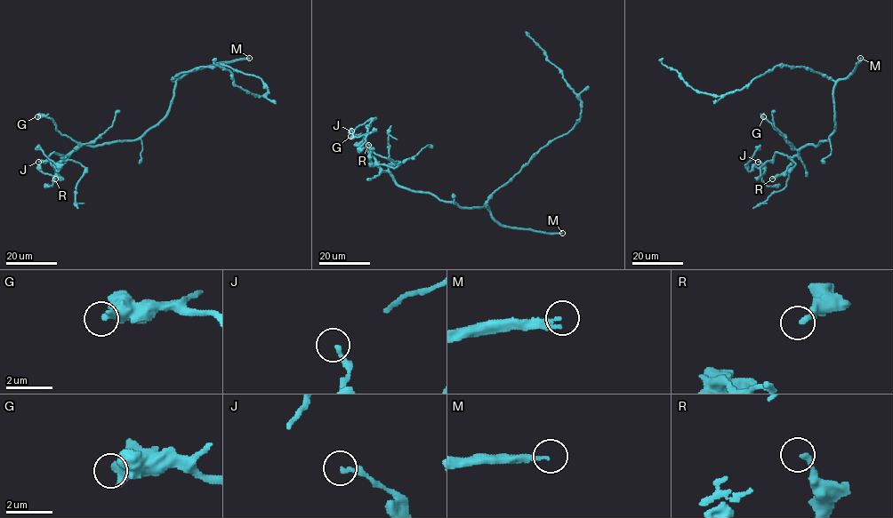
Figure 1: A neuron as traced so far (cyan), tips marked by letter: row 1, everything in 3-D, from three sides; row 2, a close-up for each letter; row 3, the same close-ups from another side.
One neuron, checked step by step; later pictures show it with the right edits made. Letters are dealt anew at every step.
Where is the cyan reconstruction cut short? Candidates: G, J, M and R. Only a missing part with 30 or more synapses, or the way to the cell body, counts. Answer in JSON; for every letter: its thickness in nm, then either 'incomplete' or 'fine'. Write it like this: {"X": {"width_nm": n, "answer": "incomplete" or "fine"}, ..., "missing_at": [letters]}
{"G": {"width_nm": 550, "answer": "fine"}, "J": {"width_nm": 200, "answer": "fine"}, "M": {"width_nm": 220, "answer": "incomplete"}, "R": {"width_nm": 200, "answer": "fine"}, "missing_at": ["M"]}

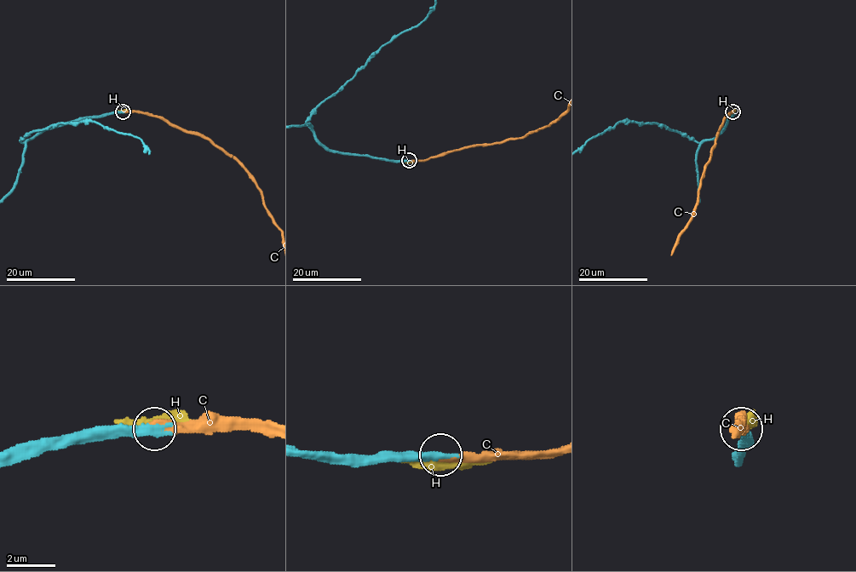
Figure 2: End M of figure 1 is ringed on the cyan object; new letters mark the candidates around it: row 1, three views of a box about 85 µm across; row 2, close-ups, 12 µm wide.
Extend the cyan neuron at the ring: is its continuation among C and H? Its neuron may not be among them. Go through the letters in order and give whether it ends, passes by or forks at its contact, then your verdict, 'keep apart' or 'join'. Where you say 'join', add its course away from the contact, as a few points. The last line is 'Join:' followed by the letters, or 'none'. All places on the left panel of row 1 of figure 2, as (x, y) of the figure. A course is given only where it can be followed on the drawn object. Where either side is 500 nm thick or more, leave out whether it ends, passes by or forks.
C: it ends; join
H: it ends; keep apart
Join: C

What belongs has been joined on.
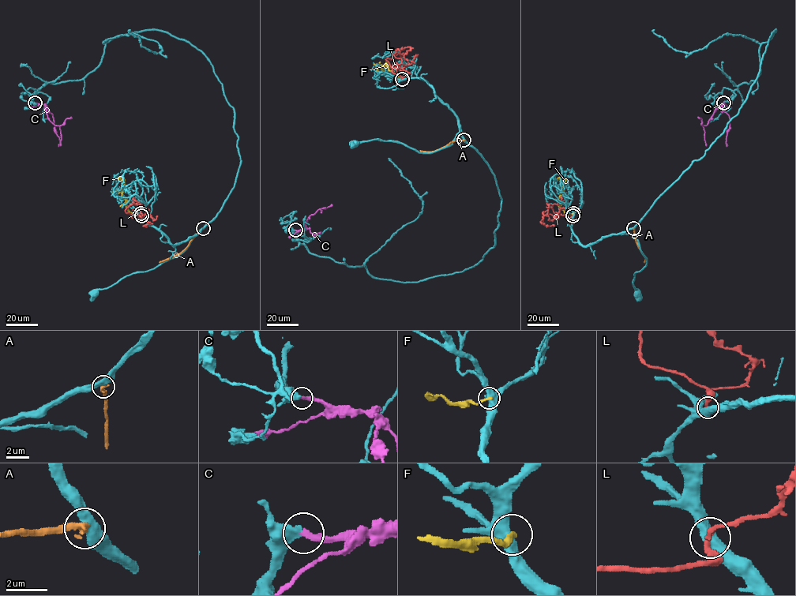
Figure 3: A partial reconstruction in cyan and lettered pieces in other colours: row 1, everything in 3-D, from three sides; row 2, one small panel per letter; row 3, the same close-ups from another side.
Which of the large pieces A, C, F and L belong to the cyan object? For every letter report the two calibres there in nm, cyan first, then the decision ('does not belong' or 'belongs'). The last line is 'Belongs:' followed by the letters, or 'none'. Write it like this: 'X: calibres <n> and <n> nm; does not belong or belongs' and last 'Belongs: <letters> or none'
A: calibres 440 and 280 nm; does not belong
C: calibres 550 and 320 nm; belongs
F: calibres 440 and 240 nm; does not belong
L: calibres 550 and 260 nm; does not belong
Belongs: C

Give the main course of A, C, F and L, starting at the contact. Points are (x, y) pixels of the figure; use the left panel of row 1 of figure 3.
A: (204, 228), (181, 253), (159, 262)
C: (34, 103), (43, 104), (47, 118), (59, 125), (60, 145)
F: (140, 213), (128, 211), (122, 196), (124, 181), (118, 178), (119, 181)
L: (141, 215), (132, 215), (140, 219), (135, 211), (149, 223), (143, 226), (148, 226)

